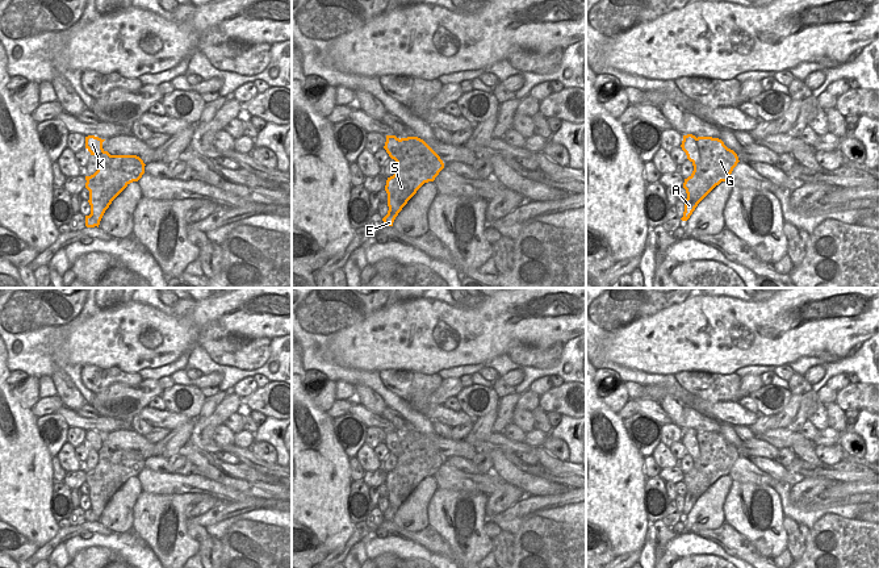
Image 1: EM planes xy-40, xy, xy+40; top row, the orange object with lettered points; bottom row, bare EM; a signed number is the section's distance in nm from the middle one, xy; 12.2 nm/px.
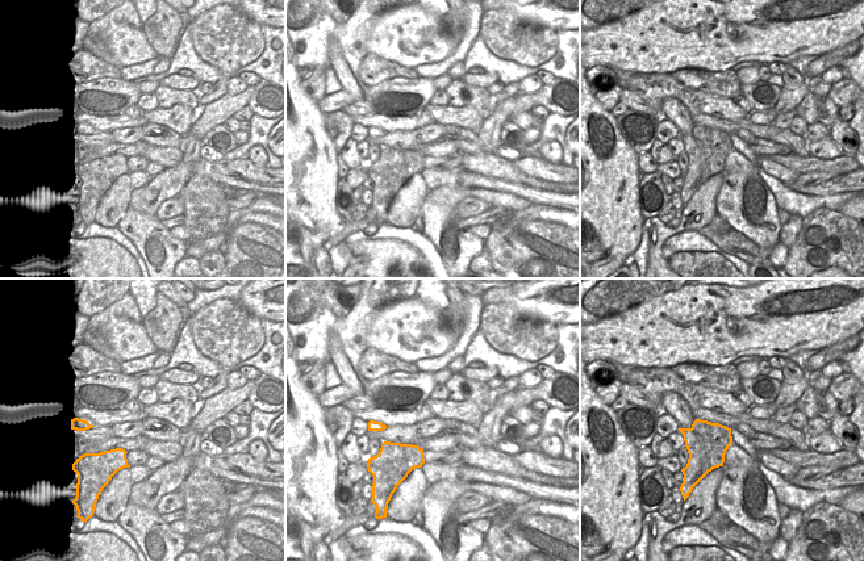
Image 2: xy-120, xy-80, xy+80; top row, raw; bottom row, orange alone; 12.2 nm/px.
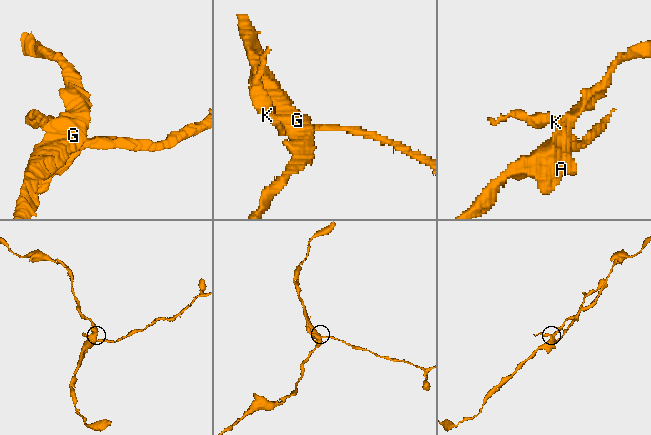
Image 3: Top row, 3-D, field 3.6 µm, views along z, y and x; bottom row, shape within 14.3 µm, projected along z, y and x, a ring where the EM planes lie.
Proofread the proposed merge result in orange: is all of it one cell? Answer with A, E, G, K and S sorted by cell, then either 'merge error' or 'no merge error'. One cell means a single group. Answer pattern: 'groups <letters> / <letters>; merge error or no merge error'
groups A E G S / K; merge error

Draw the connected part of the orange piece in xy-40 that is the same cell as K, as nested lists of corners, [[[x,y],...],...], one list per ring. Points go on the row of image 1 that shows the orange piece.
[[[88,135],[85,137],[85,149],[91,153],[91,155],[95,155],[99,158],[104,151],[102,149],[104,141],[105,139],[101,139],[99,137]]]

